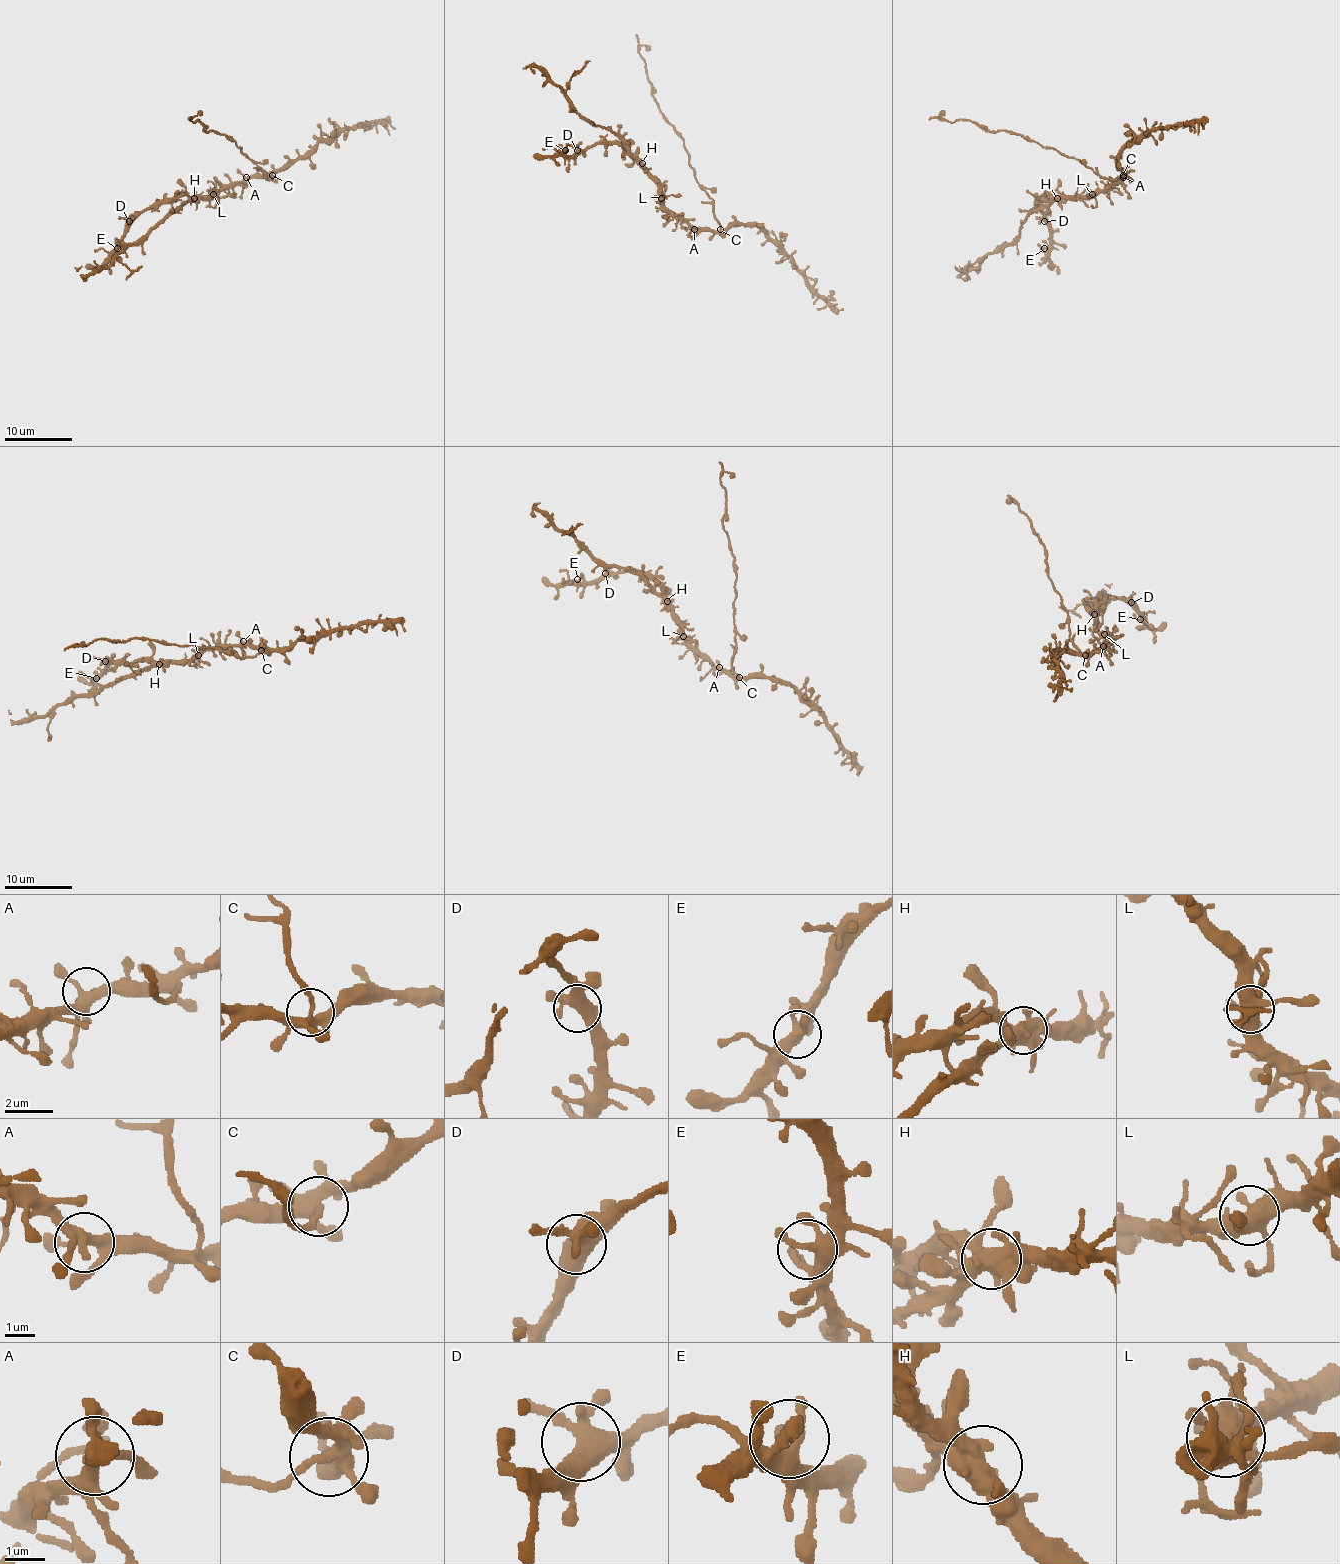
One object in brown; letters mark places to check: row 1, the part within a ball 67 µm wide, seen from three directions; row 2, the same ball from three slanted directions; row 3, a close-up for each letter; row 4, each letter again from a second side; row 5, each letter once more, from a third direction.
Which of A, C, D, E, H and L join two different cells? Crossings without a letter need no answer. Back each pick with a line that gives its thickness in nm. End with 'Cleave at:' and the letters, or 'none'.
C: calibre 360 nm
H: calibre 500 nm
Cleave at: C, H

